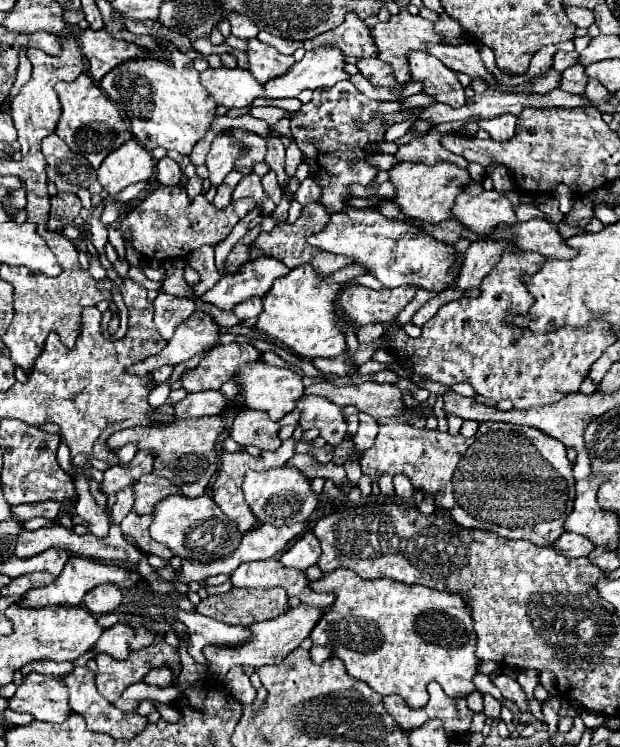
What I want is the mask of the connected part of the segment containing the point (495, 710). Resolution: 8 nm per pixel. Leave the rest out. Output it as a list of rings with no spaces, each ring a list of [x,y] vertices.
[[[484,694],[482,698],[484,698],[484,714],[488,718],[498,718],[500,716],[500,708],[502,708],[500,702],[496,698],[492,698],[490,694]]]

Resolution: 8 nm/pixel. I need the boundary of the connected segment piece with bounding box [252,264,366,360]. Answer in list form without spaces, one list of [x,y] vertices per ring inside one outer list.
[[[302,264],[302,266],[294,268],[294,270],[290,270],[286,276],[274,280],[270,292],[262,298],[264,310],[260,312],[258,322],[256,322],[252,328],[254,328],[256,332],[260,332],[260,334],[266,334],[266,336],[270,336],[270,338],[282,342],[284,346],[288,346],[292,352],[296,352],[300,358],[306,358],[306,360],[312,360],[312,358],[318,358],[318,356],[322,356],[322,358],[332,358],[332,356],[342,354],[342,352],[346,350],[346,344],[344,344],[344,334],[340,332],[340,328],[338,328],[336,320],[334,320],[336,298],[338,298],[338,290],[340,290],[342,286],[350,284],[358,274],[366,274],[366,272],[362,272],[356,264],[346,266],[344,270],[334,272],[334,274],[328,276],[328,278],[316,274],[310,264]]]

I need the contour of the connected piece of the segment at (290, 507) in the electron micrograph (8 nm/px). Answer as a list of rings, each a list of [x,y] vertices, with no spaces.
[[[294,466],[284,468],[272,468],[264,472],[246,472],[244,484],[242,484],[246,502],[256,516],[258,524],[272,524],[272,526],[284,526],[284,524],[296,524],[306,522],[310,514],[314,512],[318,498],[314,496],[310,488],[310,480],[302,476]]]

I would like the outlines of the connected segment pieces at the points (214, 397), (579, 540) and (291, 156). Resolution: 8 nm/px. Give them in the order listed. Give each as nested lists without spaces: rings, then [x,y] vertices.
[[[204,390],[196,394],[186,394],[180,402],[172,404],[176,418],[198,418],[198,416],[210,416],[220,414],[228,400],[222,396],[220,390]]]
[[[564,532],[554,544],[552,548],[562,554],[562,556],[568,556],[568,558],[580,558],[580,556],[586,556],[590,554],[590,550],[594,548],[590,544],[590,540],[586,540],[584,536],[578,536],[574,532]]]
[[[290,144],[286,148],[286,174],[288,176],[294,176],[296,166],[302,162],[302,158],[304,158],[304,154],[300,152],[300,148],[296,144]]]

